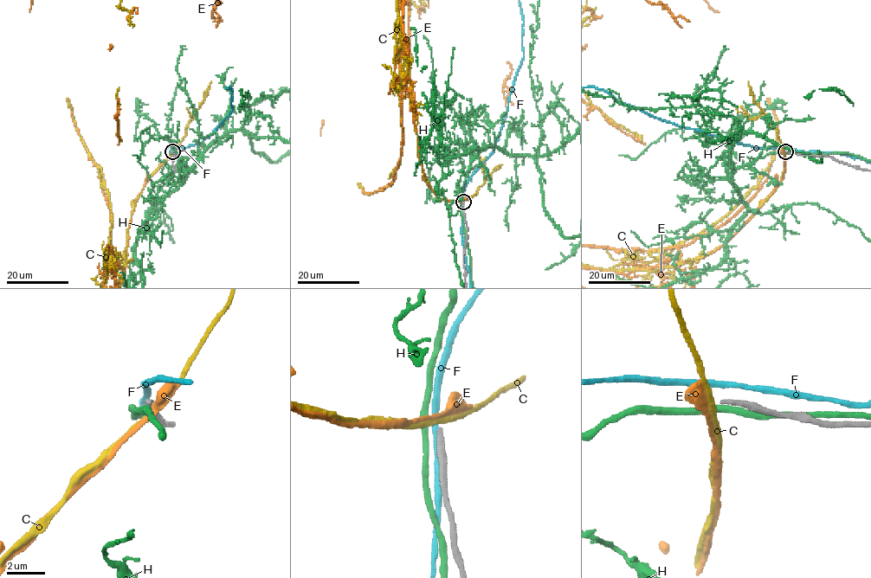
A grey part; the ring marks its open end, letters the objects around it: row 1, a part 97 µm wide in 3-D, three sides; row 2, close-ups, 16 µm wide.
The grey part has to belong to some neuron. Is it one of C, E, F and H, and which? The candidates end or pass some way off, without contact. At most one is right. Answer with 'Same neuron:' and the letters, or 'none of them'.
Same neuron: none of them

